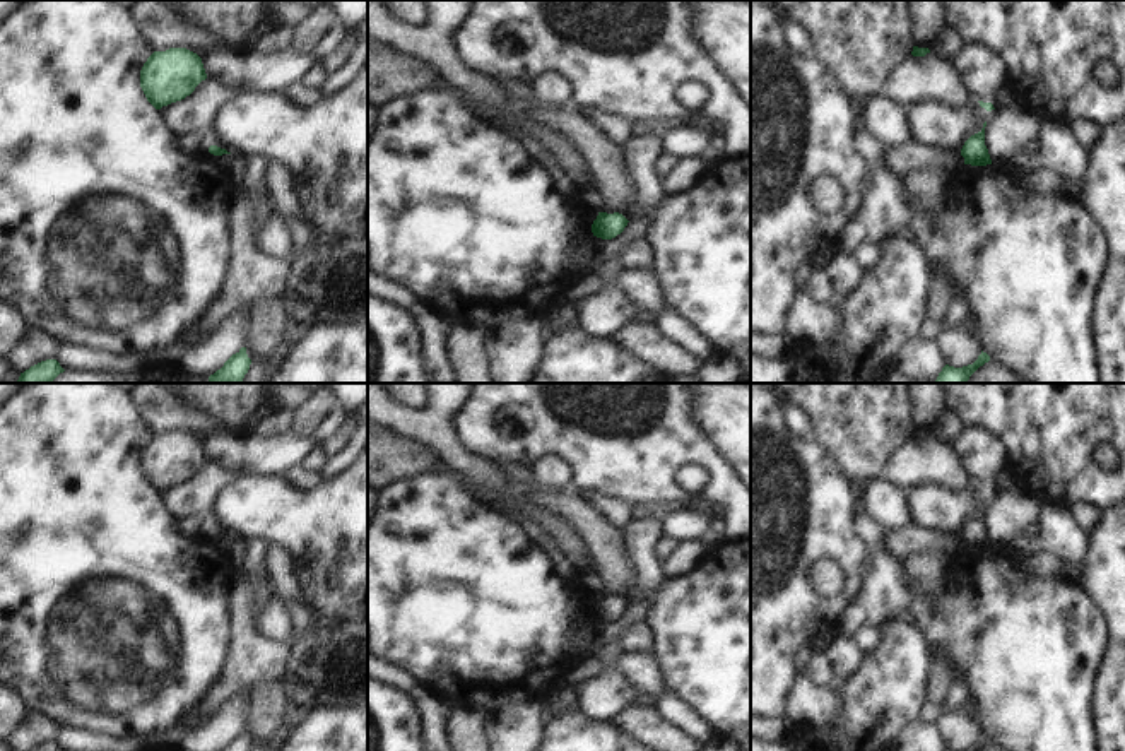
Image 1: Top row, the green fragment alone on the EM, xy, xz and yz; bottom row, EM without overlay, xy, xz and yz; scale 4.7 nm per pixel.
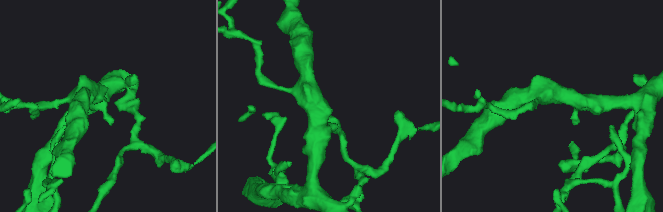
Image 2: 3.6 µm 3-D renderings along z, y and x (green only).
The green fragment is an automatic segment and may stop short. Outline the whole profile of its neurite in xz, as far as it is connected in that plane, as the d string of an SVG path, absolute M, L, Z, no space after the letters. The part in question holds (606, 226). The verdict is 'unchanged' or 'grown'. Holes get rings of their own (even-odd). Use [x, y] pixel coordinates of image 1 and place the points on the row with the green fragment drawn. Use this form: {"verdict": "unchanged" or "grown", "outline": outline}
{"verdict": "unchanged", "outline": "M598 212L597 219L592 224L592 233L602 239L612 239L624 231L627 222L629 221L619 212Z"}

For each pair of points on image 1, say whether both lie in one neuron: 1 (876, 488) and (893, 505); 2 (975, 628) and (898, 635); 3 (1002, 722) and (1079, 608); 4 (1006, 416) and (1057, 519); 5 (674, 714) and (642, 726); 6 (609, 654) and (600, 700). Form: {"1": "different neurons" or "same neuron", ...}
{"1": "same neuron", "2": "different neurons", "3": "same neuron", "4": "different neurons", "5": "different neurons", "6": "same neuron"}

